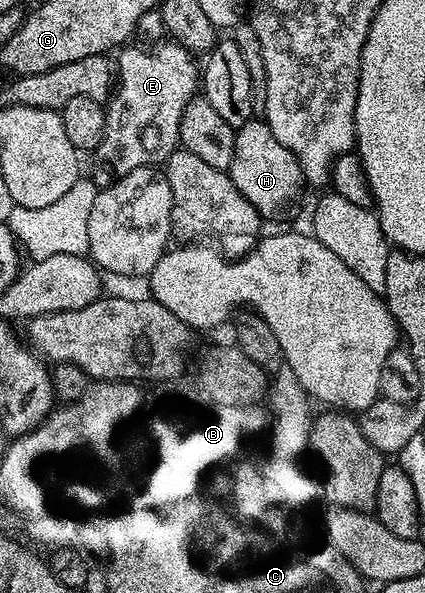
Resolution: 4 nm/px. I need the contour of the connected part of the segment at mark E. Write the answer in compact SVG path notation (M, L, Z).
M158 42L153 46L126 46L116 56L116 87L106 109L104 138L96 150L114 174L161 165L179 147L178 131L184 106L200 88L200 64L183 44Z

